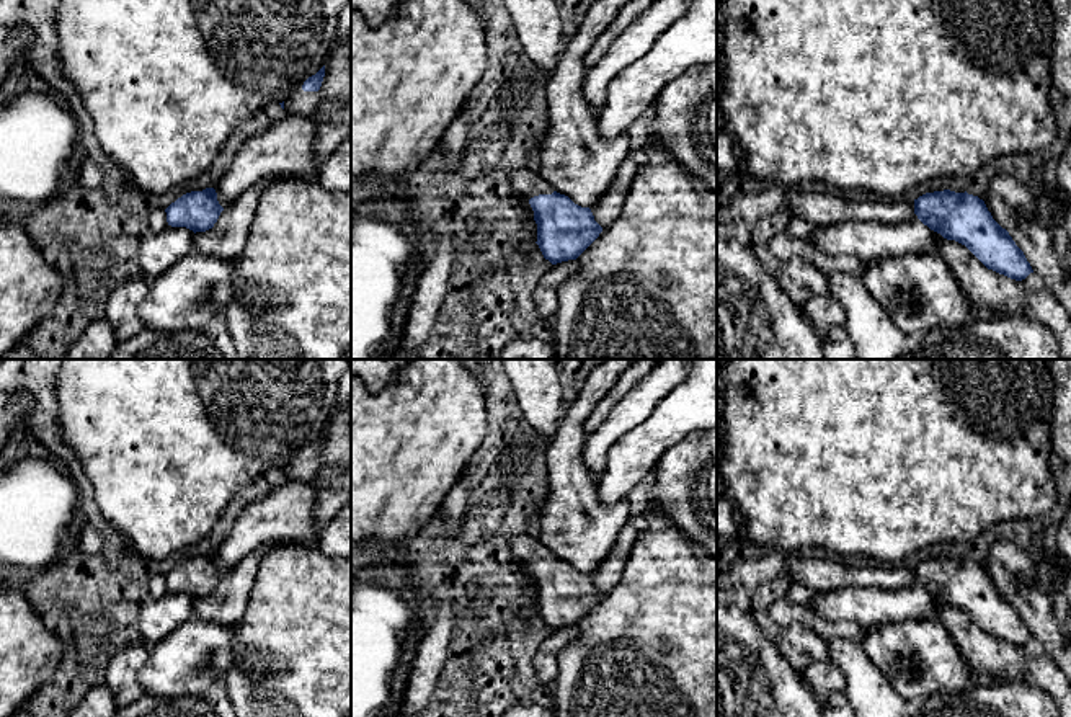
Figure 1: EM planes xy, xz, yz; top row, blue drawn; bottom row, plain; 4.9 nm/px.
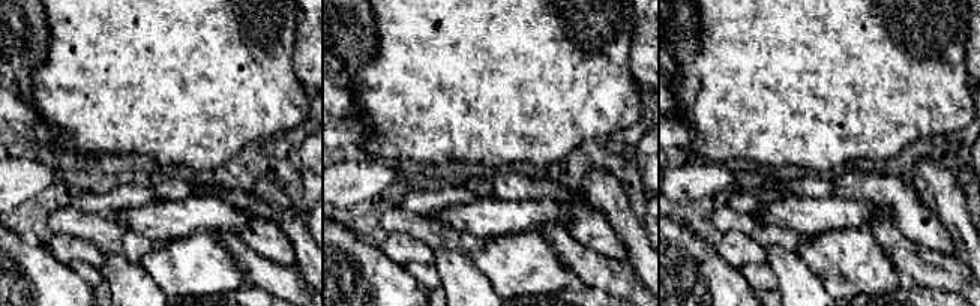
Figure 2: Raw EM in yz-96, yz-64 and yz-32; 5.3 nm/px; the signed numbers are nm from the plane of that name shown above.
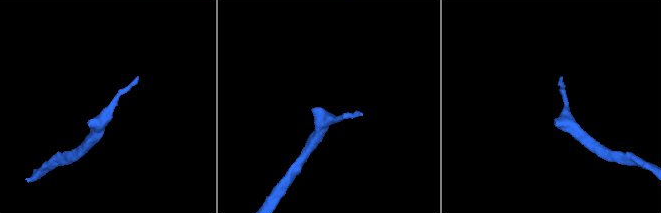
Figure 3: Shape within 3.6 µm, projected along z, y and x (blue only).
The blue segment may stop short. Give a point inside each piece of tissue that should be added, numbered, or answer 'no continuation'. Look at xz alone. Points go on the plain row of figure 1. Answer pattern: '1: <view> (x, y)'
1: xz (529, 549)

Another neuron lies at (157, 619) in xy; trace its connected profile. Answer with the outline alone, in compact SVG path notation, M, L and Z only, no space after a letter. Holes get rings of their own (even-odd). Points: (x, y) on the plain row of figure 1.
M171 593L158 599L147 598L139 604L137 630L147 645L155 645L194 617L194 598Z

